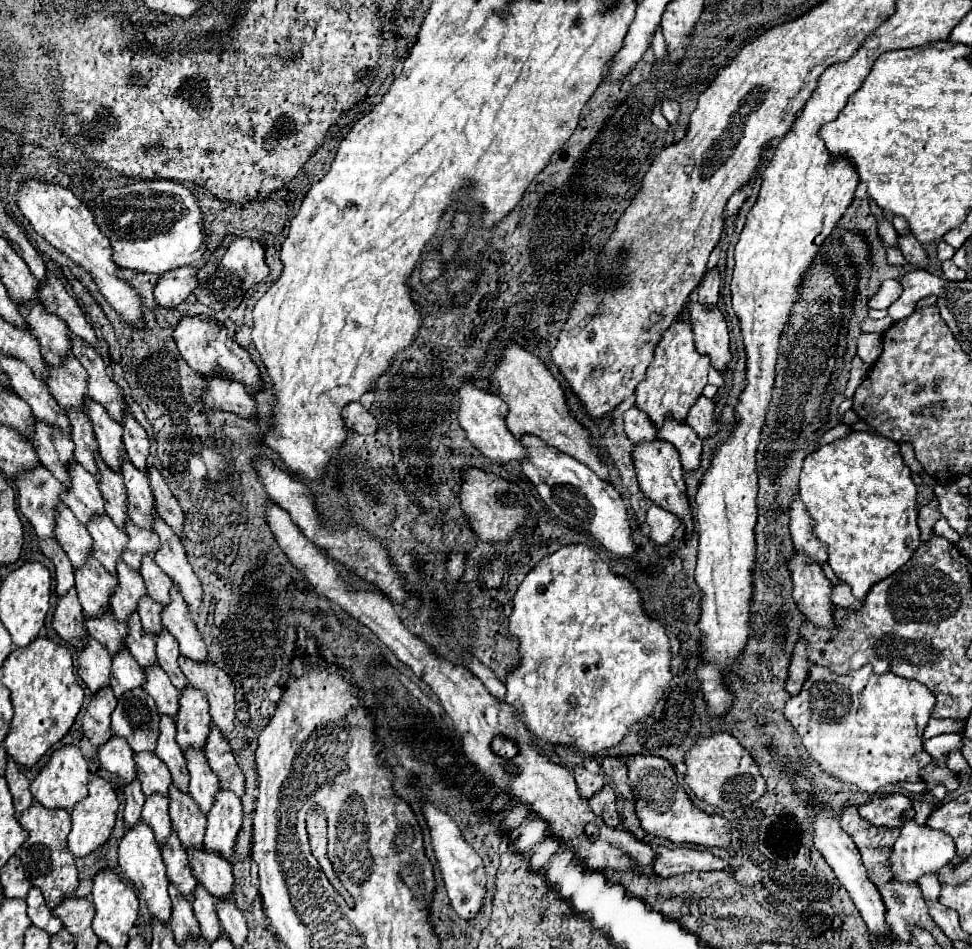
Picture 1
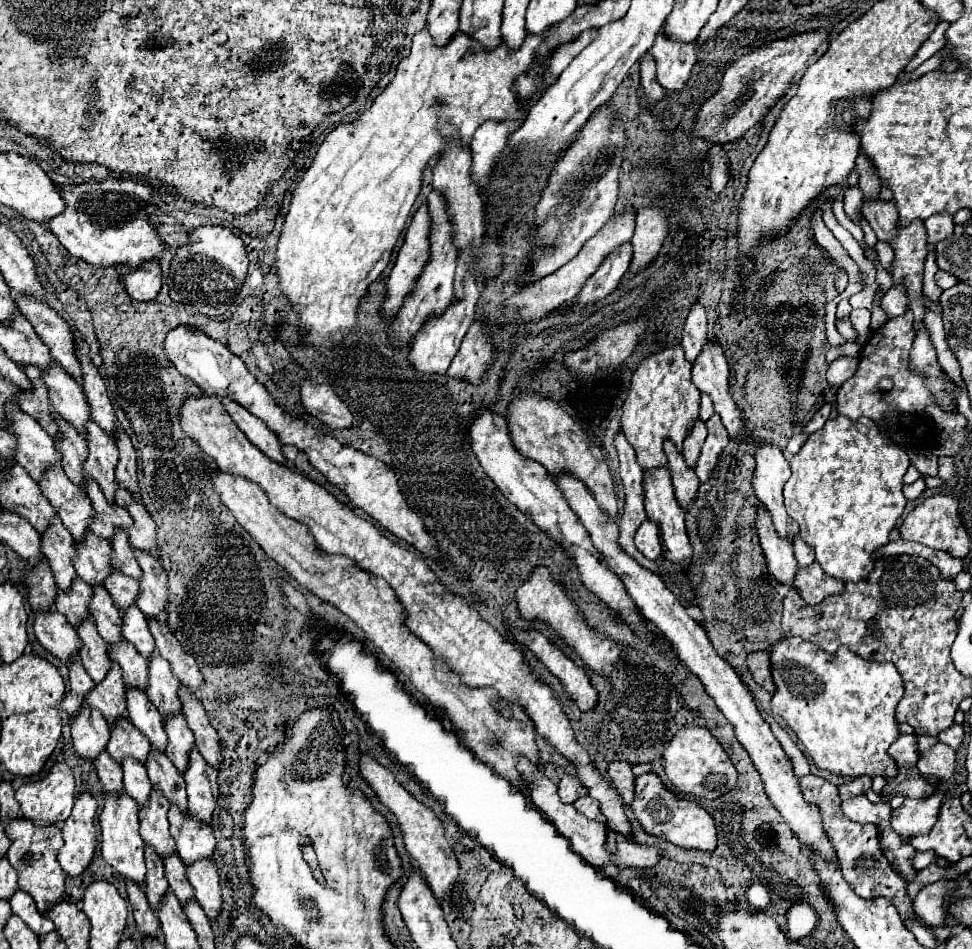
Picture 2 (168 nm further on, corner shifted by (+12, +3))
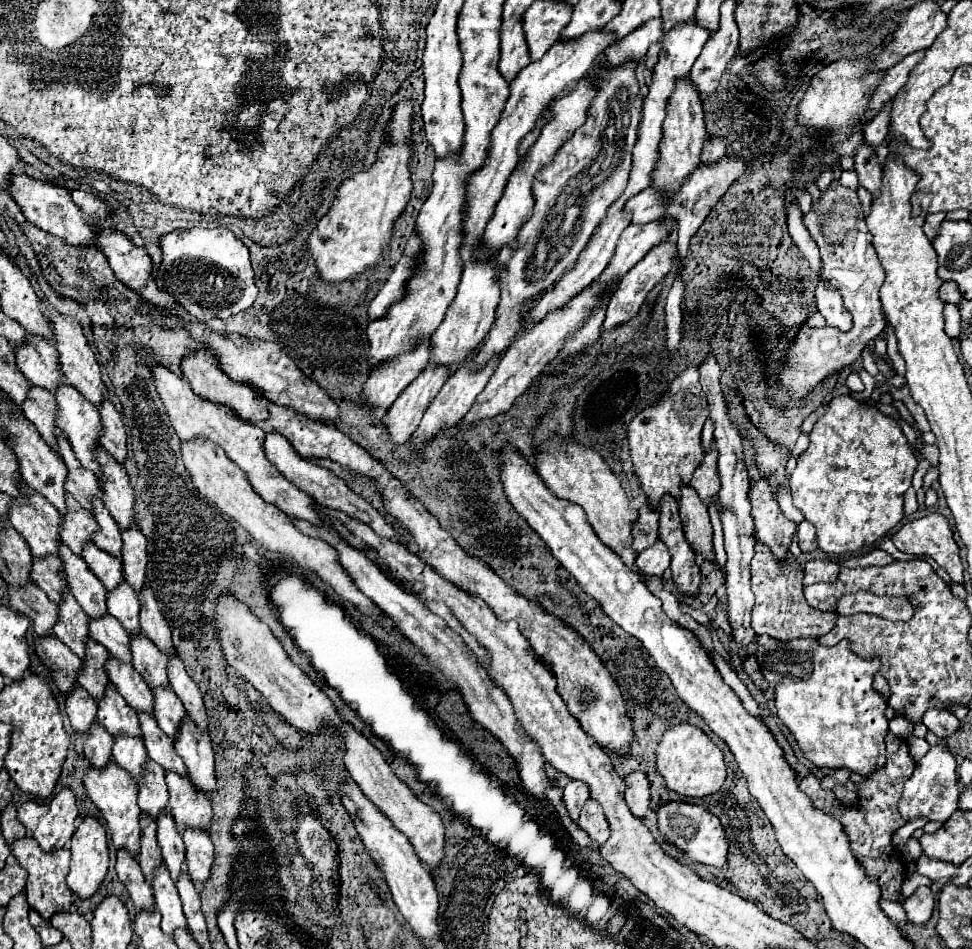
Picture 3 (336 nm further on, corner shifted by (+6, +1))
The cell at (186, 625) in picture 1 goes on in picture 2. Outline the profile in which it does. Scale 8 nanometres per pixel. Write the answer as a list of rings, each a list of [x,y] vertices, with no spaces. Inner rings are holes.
[[[135,551],[135,559],[143,571],[139,579],[139,595],[135,605],[153,619],[165,619],[165,599],[169,597],[167,579],[161,563],[147,551]]]

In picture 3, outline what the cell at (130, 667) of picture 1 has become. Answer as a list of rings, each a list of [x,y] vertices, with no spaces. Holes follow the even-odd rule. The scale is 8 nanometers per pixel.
[[[63,593],[63,603],[59,605],[59,623],[55,625],[53,633],[81,659],[85,659],[85,649],[87,649],[87,641],[89,641],[89,633],[87,633],[87,621],[91,621],[91,617],[87,613],[83,613],[83,609],[79,607],[79,603],[75,601],[75,597],[71,597],[71,593]]]

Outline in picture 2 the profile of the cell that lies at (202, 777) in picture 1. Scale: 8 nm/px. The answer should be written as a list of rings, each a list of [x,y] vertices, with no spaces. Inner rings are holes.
[[[183,713],[177,715],[169,715],[165,719],[165,733],[167,733],[167,747],[165,747],[165,755],[171,759],[171,763],[185,773],[187,761],[189,761],[189,751],[195,747],[193,741],[193,731],[189,729]]]

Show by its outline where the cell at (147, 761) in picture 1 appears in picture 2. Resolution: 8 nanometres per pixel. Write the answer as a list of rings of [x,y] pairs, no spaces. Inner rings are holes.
[[[117,719],[111,725],[111,737],[107,743],[107,753],[119,763],[123,757],[135,757],[141,763],[145,763],[149,755],[151,743],[149,739],[129,721],[129,719]]]

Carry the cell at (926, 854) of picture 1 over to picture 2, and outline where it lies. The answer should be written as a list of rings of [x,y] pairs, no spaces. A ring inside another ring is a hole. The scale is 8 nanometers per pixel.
[[[923,775],[923,779],[933,787],[933,793],[923,799],[905,799],[905,803],[891,813],[891,827],[893,831],[903,837],[911,839],[913,835],[927,833],[939,817],[939,809],[943,803],[943,785],[933,775]]]

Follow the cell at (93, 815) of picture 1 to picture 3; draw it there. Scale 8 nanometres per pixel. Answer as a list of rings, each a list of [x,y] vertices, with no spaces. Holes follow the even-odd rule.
[[[83,817],[69,841],[69,849],[73,857],[67,885],[75,895],[91,897],[103,883],[109,867],[105,827],[93,817]]]

